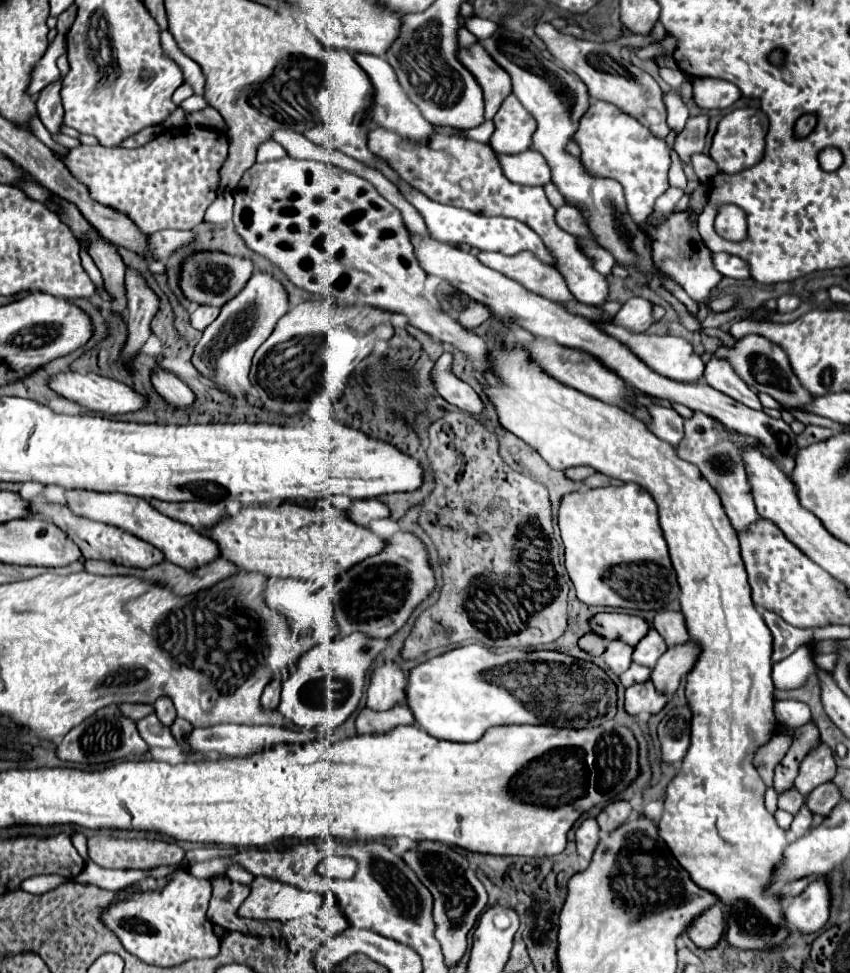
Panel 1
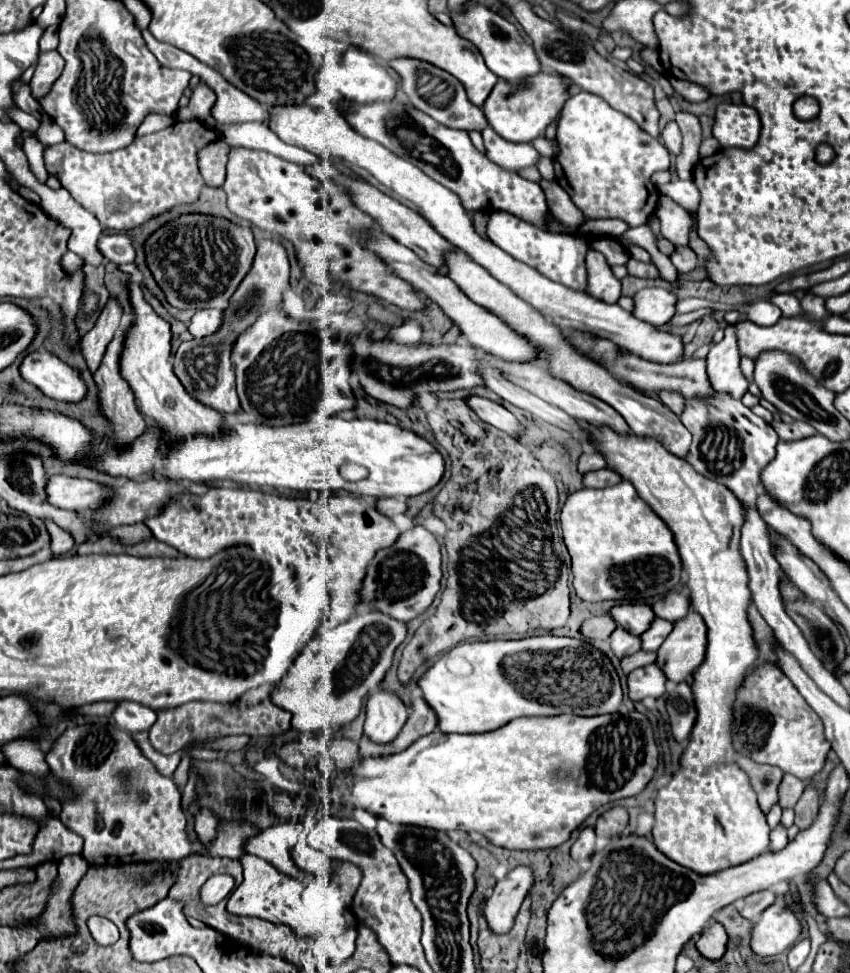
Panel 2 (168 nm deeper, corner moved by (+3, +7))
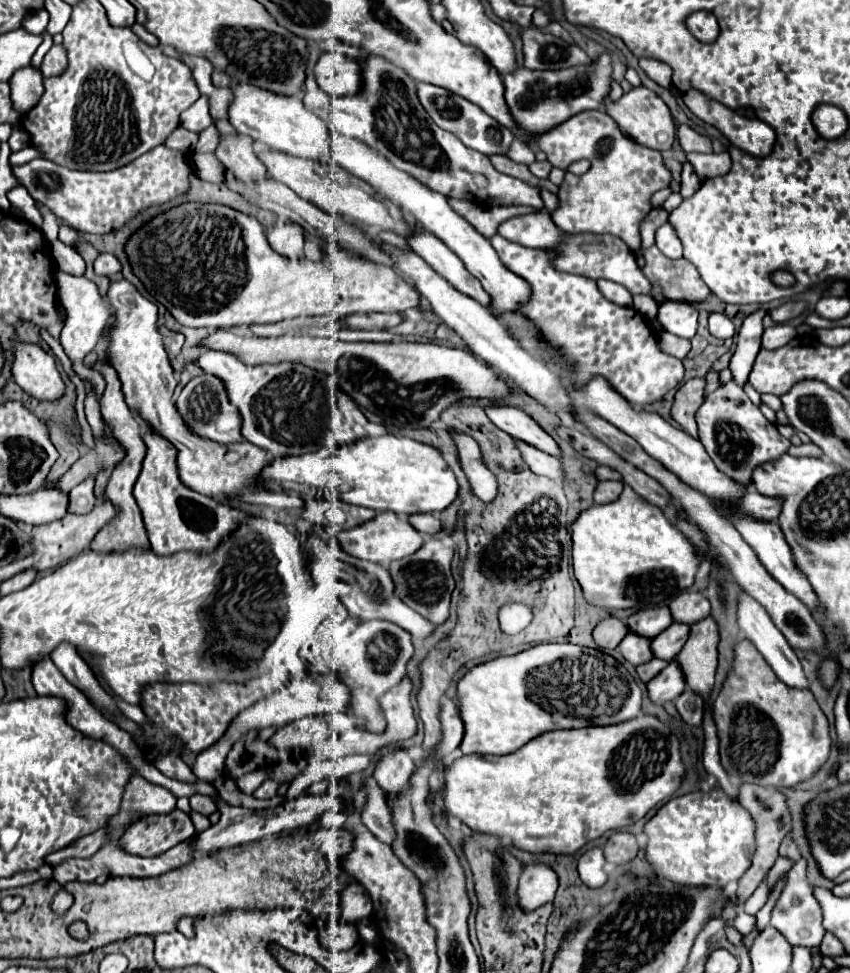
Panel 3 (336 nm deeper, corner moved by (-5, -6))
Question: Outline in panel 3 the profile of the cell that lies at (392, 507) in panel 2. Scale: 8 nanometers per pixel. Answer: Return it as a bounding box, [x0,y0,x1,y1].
[410,513,442,535]

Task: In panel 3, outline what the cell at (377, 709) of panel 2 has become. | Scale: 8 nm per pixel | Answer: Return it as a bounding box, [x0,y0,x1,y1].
[374,747,416,799]

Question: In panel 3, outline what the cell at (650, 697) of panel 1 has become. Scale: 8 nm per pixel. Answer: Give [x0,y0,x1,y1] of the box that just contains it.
[648,661,686,703]

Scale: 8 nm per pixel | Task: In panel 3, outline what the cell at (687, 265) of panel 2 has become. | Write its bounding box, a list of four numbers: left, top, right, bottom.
[642,245,710,303]

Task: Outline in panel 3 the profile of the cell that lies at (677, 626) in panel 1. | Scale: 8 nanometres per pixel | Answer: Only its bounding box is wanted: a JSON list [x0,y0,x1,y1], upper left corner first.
[670,591,710,625]

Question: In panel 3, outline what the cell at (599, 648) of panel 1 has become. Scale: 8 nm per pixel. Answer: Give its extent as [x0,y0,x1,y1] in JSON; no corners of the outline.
[594,617,628,649]

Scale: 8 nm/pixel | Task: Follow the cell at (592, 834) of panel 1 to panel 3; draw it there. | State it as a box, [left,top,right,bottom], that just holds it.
[578,847,608,889]

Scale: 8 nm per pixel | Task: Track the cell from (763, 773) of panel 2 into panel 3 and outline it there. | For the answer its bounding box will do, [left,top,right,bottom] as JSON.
[736,783,790,905]

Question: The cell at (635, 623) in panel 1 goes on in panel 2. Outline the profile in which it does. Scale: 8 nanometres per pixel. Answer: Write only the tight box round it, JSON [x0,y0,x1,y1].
[610,604,654,636]

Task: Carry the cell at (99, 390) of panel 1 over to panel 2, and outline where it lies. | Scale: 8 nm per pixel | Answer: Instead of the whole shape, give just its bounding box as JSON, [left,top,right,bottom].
[20,352,88,402]

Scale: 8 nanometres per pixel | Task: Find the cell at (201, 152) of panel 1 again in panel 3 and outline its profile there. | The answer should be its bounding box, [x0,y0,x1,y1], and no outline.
[12,145,190,235]

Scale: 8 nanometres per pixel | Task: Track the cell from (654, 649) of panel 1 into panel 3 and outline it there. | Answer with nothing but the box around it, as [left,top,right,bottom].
[652,623,690,661]

